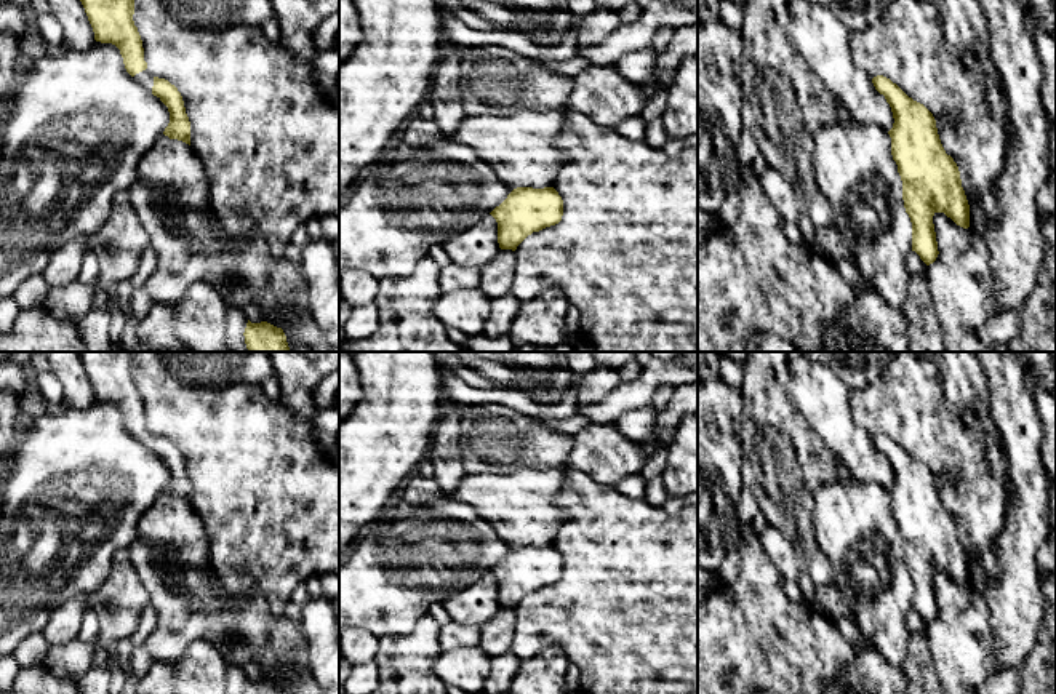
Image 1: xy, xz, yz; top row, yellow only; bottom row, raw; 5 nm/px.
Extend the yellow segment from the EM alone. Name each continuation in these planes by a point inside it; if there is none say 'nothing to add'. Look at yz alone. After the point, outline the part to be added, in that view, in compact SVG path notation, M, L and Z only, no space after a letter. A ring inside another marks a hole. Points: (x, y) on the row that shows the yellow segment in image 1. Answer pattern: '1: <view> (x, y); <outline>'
1: yz (879, 135); M874 125L872 126L872 139L877 146L883 146L885 150L891 155L891 138L890 138L888 131Z

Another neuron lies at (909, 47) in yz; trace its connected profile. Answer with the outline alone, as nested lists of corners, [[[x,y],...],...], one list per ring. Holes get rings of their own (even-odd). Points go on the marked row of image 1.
[[[891,0],[880,22],[851,32],[850,54],[853,64],[872,80],[883,75],[896,83],[909,98],[923,104],[934,117],[941,144],[958,166],[966,200],[978,198],[1003,171],[1006,142],[1000,125],[989,112],[982,75],[971,69],[973,54],[960,53],[944,34],[936,0]]]

